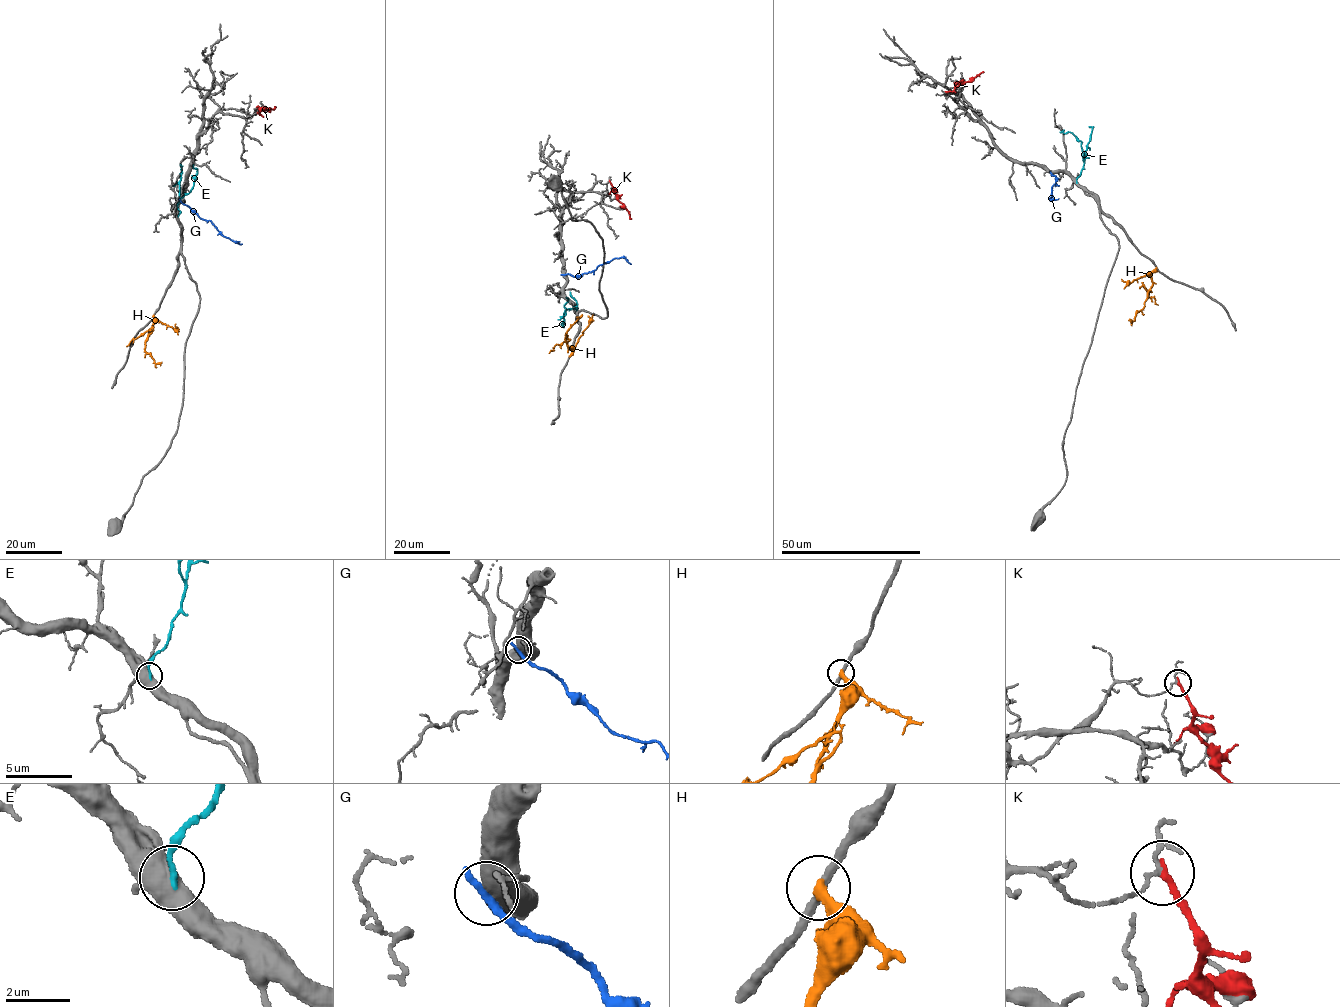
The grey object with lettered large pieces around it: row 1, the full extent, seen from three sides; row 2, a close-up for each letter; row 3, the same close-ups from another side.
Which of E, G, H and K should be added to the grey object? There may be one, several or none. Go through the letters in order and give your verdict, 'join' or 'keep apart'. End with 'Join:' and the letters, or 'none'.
E: keep apart
G: keep apart
H: keep apart
K: keep apart
Join: none

